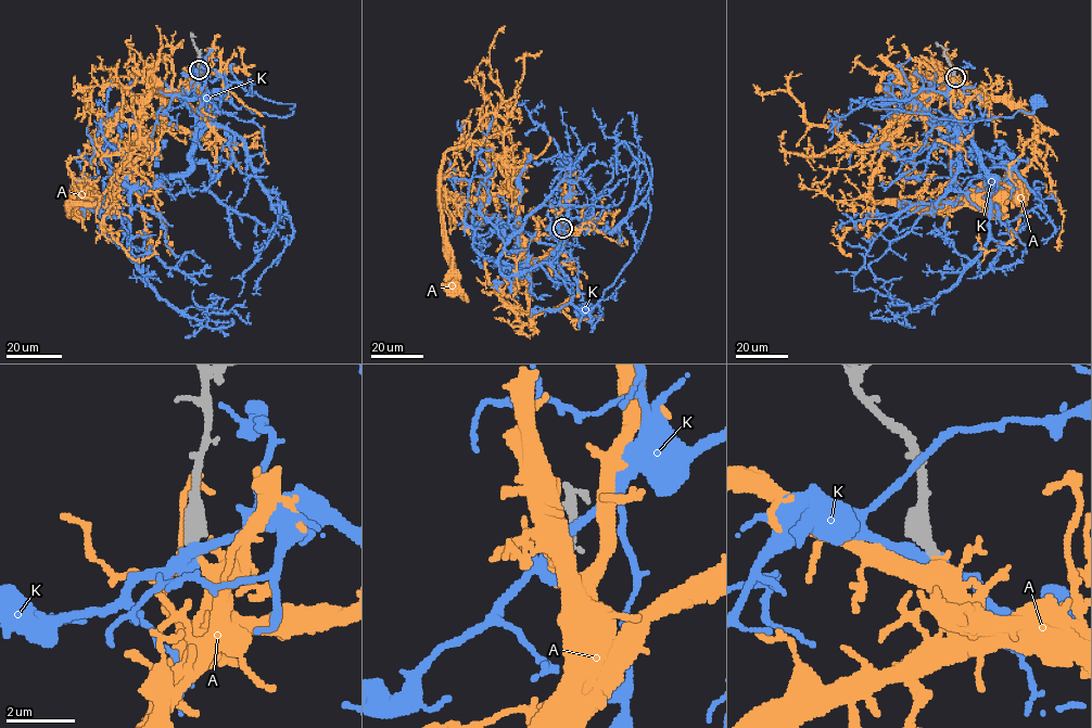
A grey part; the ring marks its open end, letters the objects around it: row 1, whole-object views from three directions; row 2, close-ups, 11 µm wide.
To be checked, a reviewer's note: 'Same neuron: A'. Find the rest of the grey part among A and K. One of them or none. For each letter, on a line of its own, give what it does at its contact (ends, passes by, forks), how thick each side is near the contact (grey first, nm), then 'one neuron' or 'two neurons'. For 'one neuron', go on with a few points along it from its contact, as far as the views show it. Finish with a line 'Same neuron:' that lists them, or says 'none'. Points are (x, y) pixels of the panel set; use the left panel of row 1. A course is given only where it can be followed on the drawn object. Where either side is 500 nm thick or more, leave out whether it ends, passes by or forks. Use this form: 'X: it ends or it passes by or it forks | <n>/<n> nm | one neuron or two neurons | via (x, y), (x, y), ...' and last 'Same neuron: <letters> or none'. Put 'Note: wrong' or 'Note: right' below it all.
A: it passes by | 360/240 nm | one neuron | via (199, 69), (181, 90), (153, 91), (128, 157), (103, 194), (92, 203), (65, 205), (96, 188)
K: 500/400 nm | two neurons
Same neuron: A
Note: right

